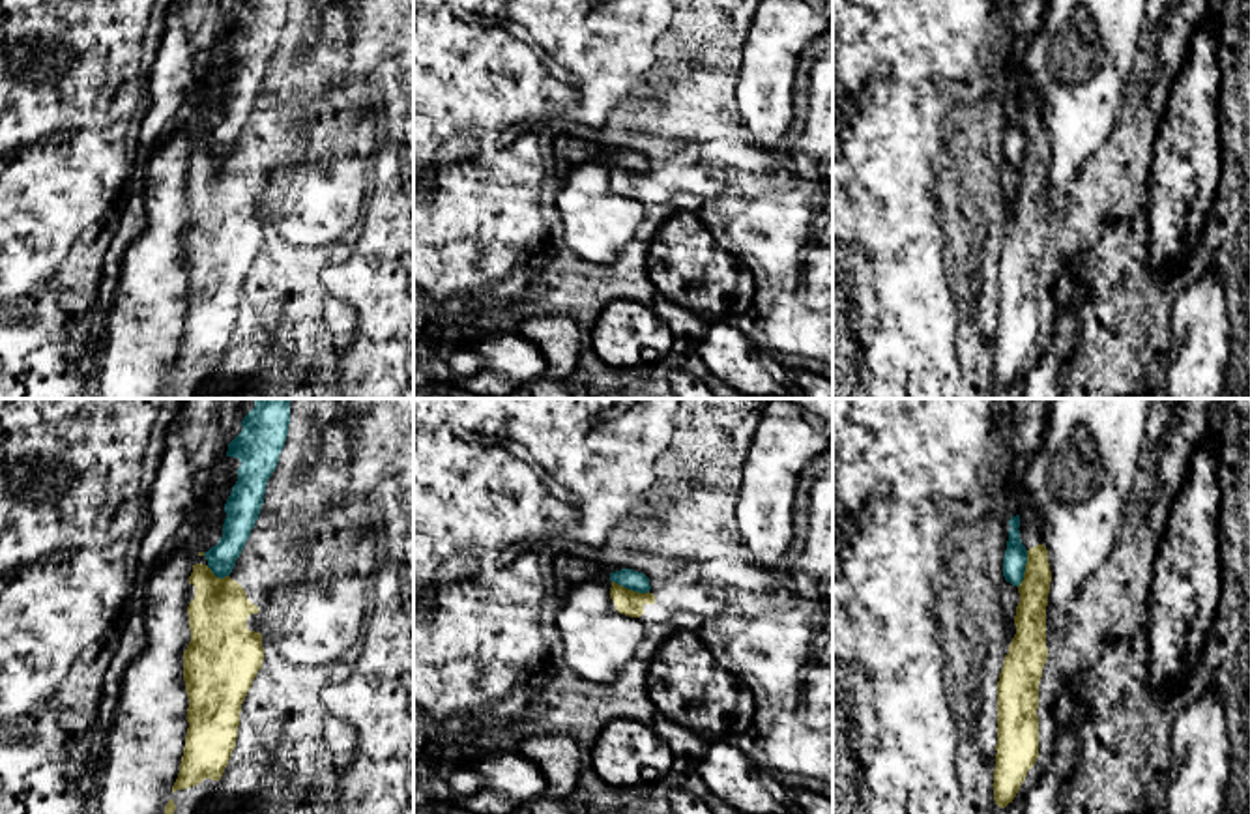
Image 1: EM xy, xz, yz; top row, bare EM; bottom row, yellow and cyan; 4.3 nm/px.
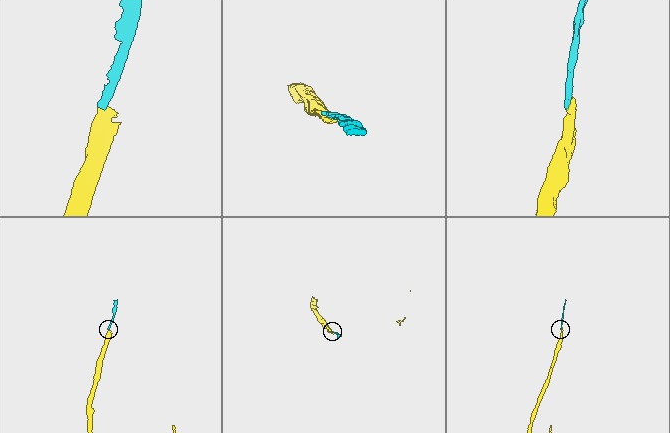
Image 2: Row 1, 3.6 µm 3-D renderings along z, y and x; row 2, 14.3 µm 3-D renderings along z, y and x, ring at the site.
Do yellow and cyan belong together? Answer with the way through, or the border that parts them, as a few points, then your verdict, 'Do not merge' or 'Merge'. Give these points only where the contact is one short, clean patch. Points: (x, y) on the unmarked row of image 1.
Boundary: xz (612, 161), (639, 173), (648, 173). Do not merge

